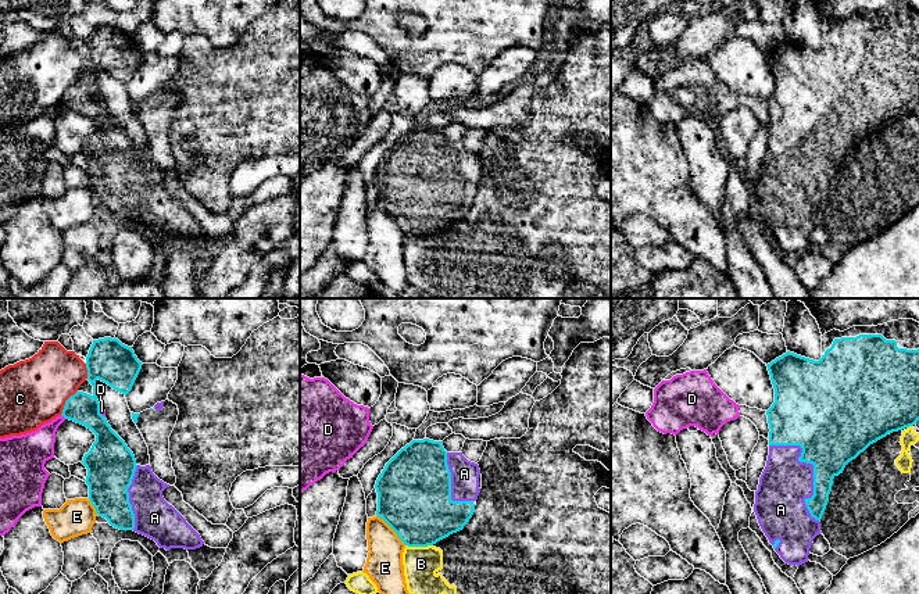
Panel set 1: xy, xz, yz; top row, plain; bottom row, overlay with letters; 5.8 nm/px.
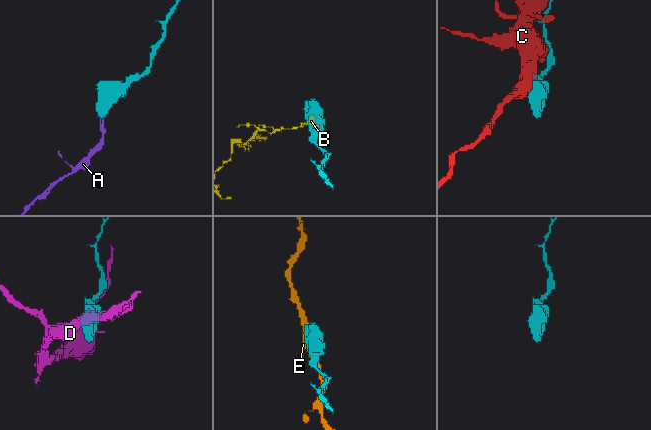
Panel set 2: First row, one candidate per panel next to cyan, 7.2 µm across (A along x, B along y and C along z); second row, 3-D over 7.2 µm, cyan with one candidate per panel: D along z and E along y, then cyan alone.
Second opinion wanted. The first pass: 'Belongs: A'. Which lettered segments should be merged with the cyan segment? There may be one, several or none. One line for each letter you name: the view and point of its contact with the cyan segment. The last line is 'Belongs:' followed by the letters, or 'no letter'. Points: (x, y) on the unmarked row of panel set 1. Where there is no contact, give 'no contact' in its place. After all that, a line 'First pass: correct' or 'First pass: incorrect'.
A: yz (814, 157)
Belongs: A
First pass: correct

